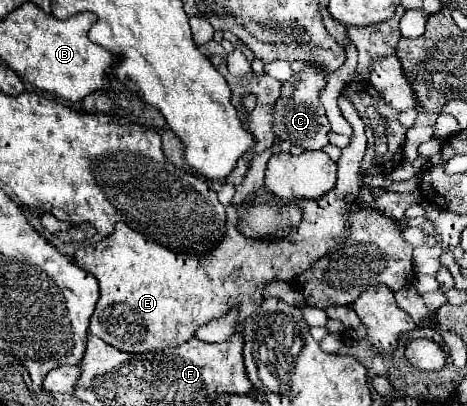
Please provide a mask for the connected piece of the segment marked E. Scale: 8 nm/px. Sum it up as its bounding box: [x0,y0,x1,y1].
[74,94,366,354]

